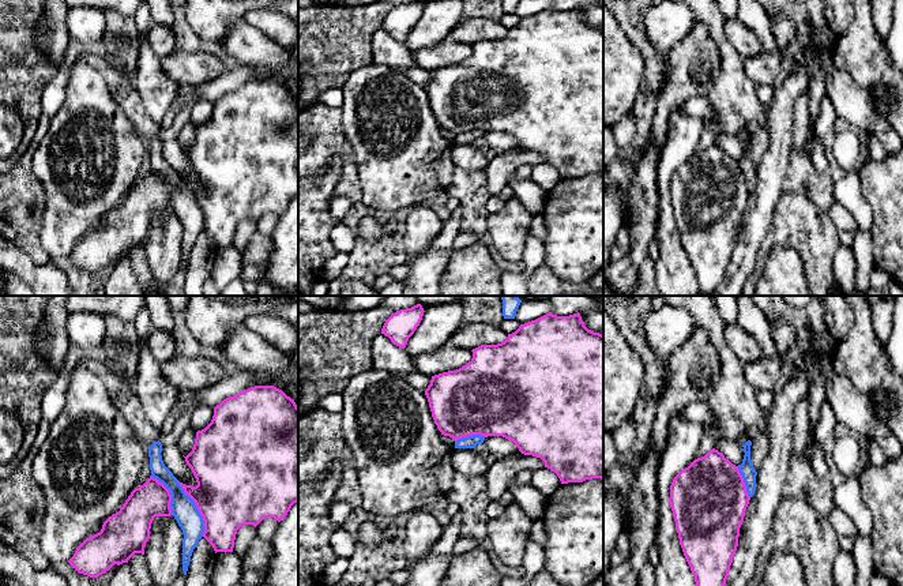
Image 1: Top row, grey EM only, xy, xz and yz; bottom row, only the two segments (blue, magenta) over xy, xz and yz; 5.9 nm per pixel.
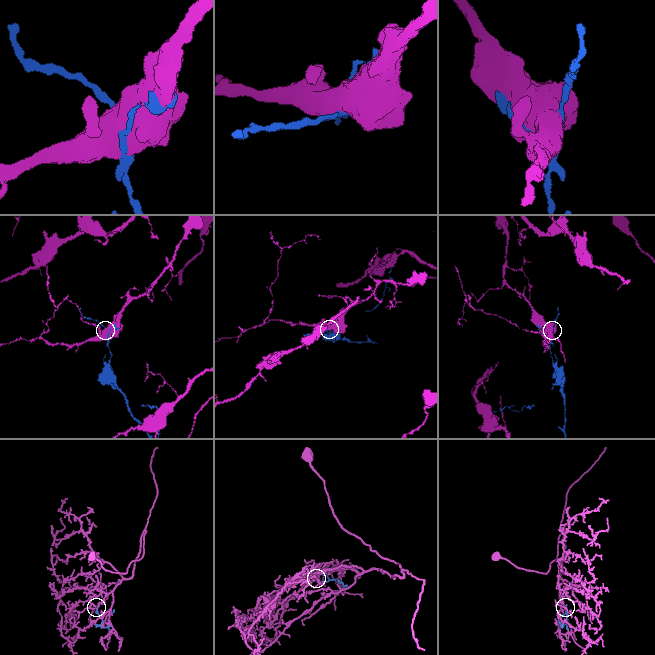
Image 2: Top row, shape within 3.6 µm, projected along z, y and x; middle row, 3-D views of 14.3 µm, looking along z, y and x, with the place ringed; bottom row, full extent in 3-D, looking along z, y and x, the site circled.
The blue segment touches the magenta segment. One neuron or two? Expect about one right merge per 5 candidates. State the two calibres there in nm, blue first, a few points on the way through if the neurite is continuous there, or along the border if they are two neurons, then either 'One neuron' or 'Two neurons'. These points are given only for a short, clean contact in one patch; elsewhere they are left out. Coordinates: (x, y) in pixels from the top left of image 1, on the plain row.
Thickness 150 nm (blue) against 440 nm. Two neurons

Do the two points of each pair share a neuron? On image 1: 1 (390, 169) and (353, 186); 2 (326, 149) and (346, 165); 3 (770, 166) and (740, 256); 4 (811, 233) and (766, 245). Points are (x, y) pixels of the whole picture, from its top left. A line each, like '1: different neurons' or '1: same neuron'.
1: different neurons
2: same neuron
3: same neuron
4: same neuron

